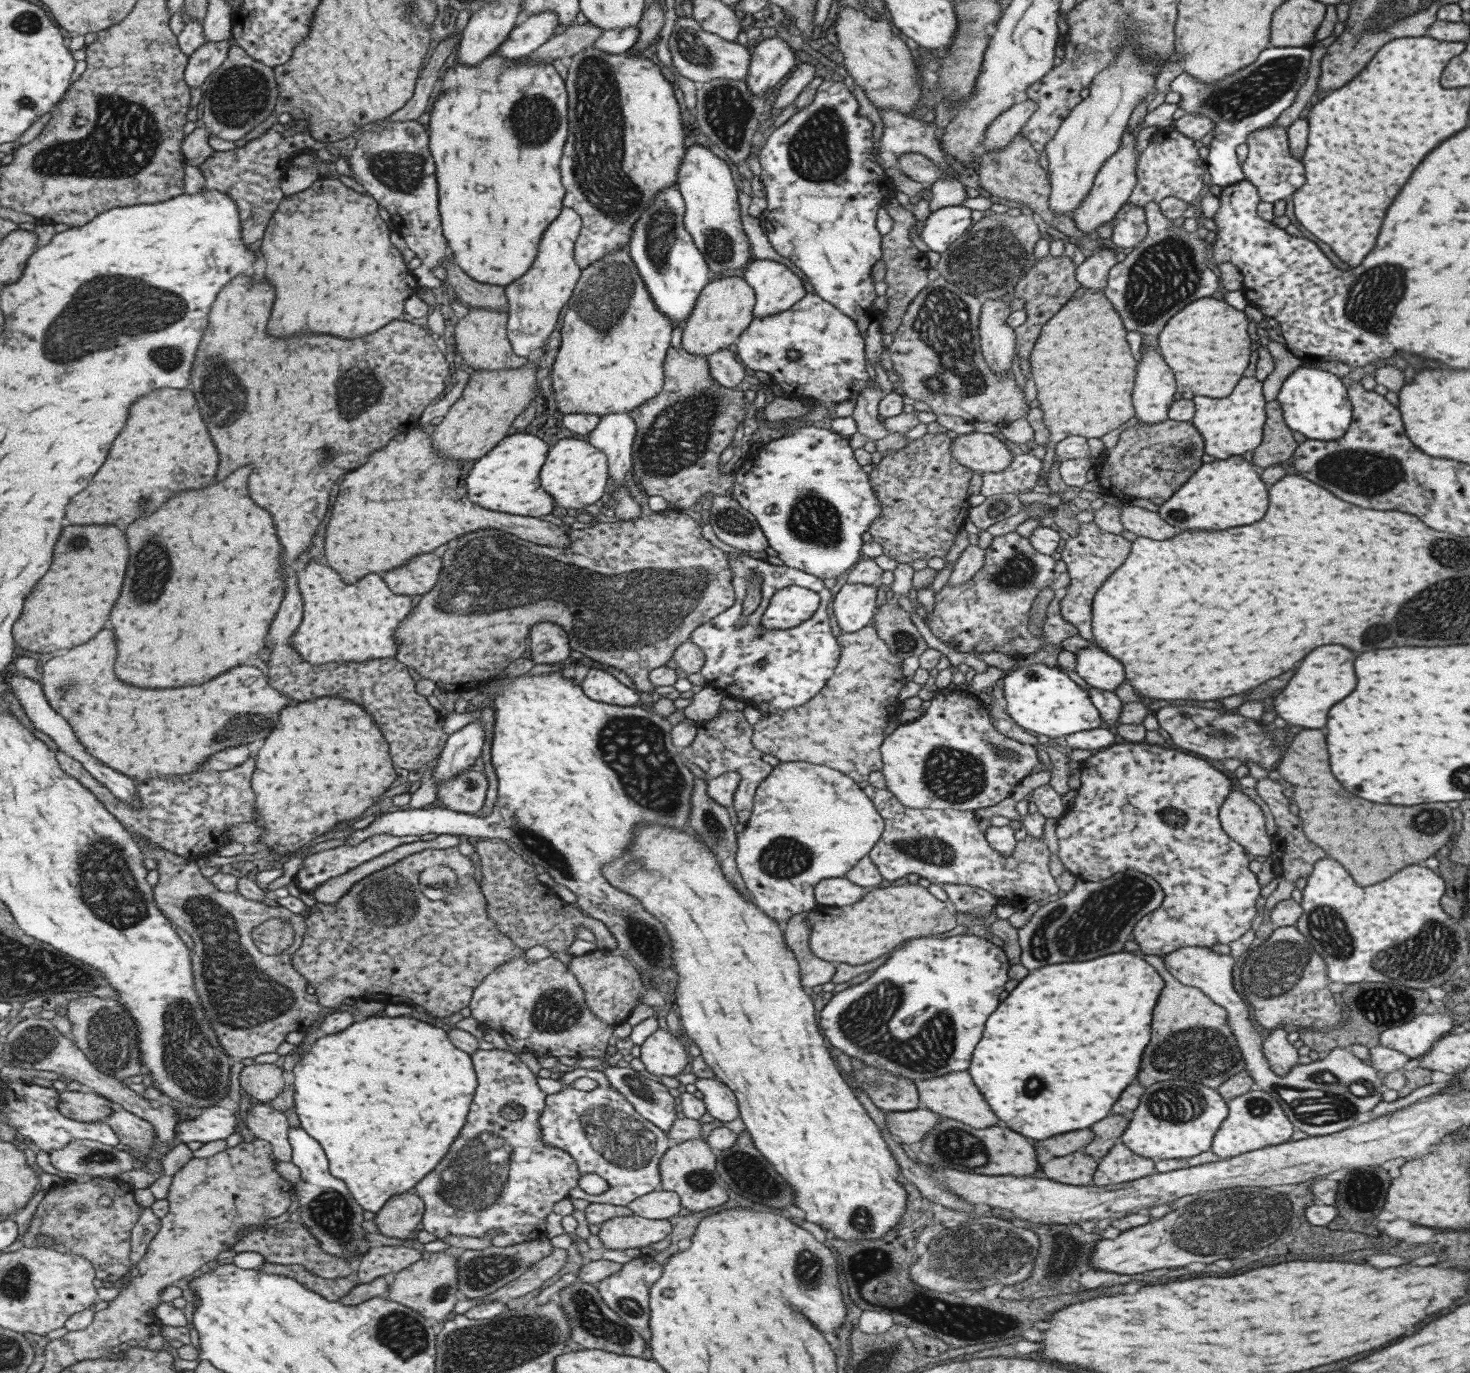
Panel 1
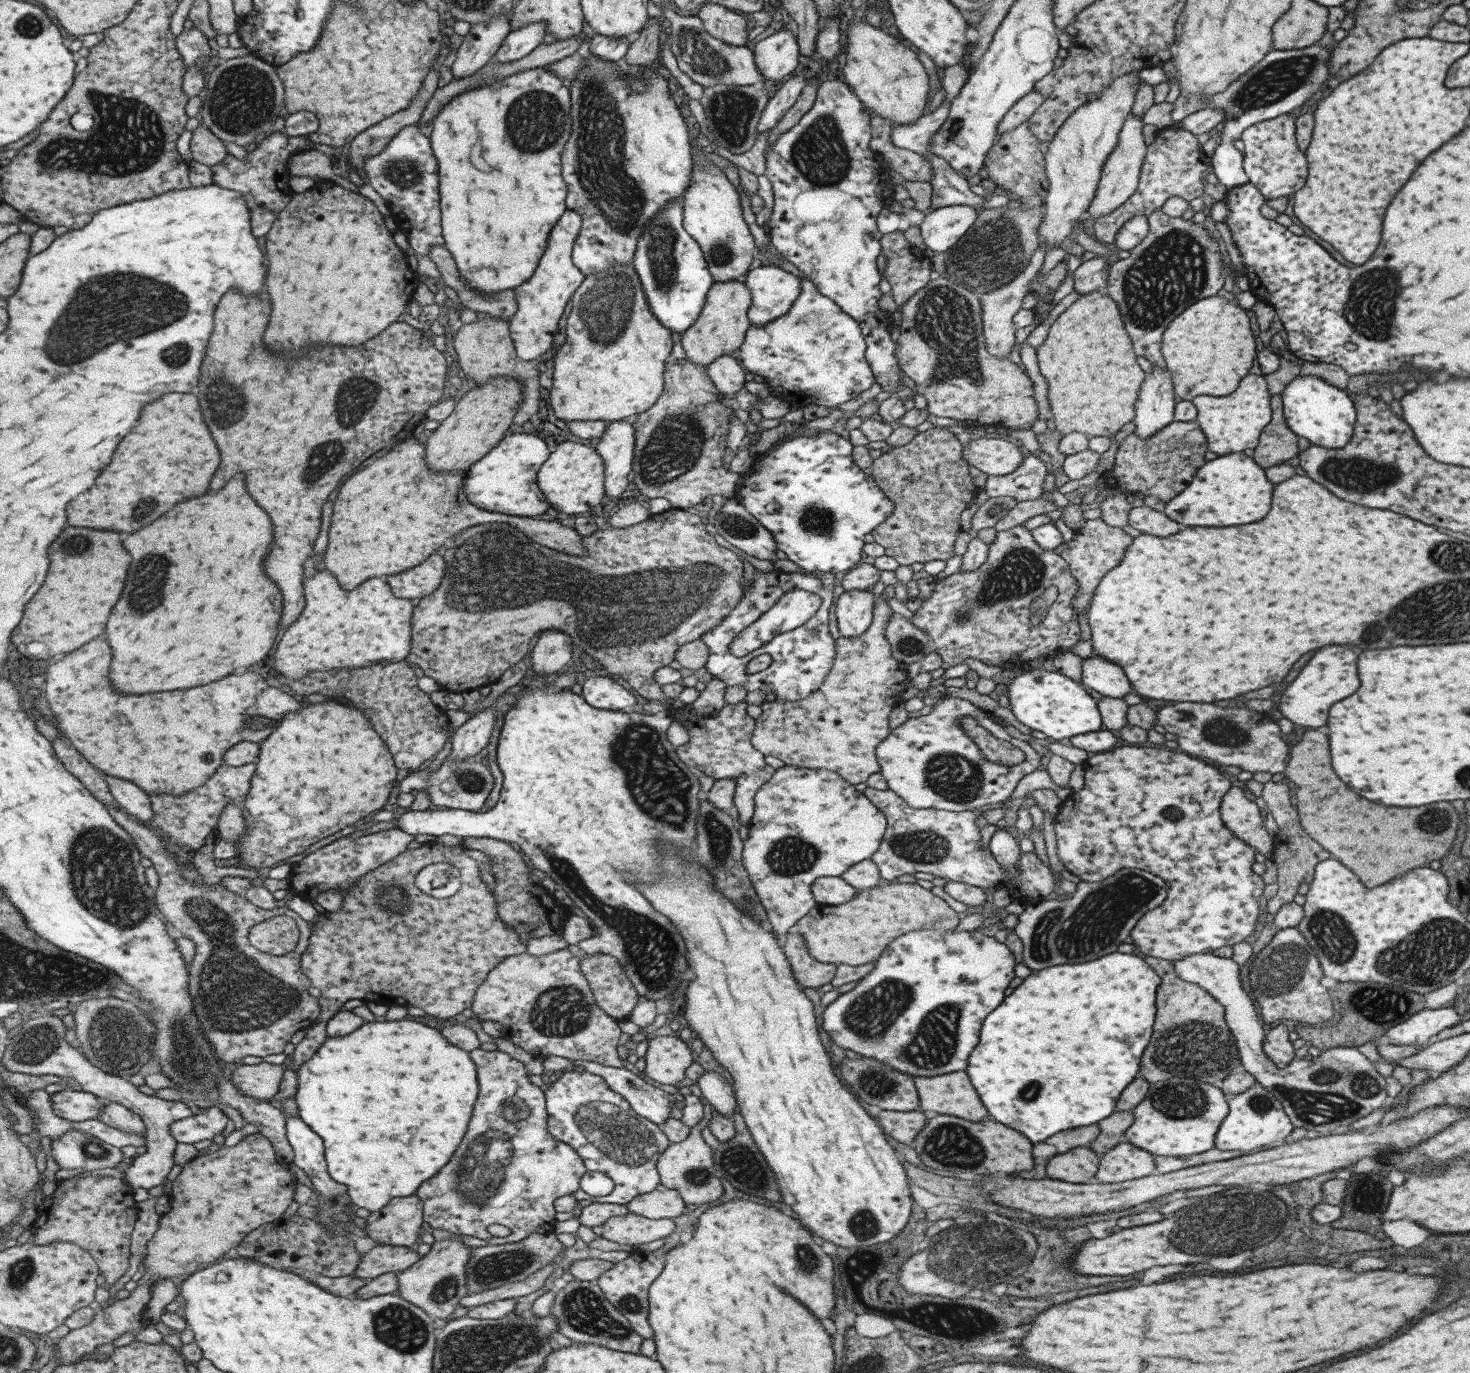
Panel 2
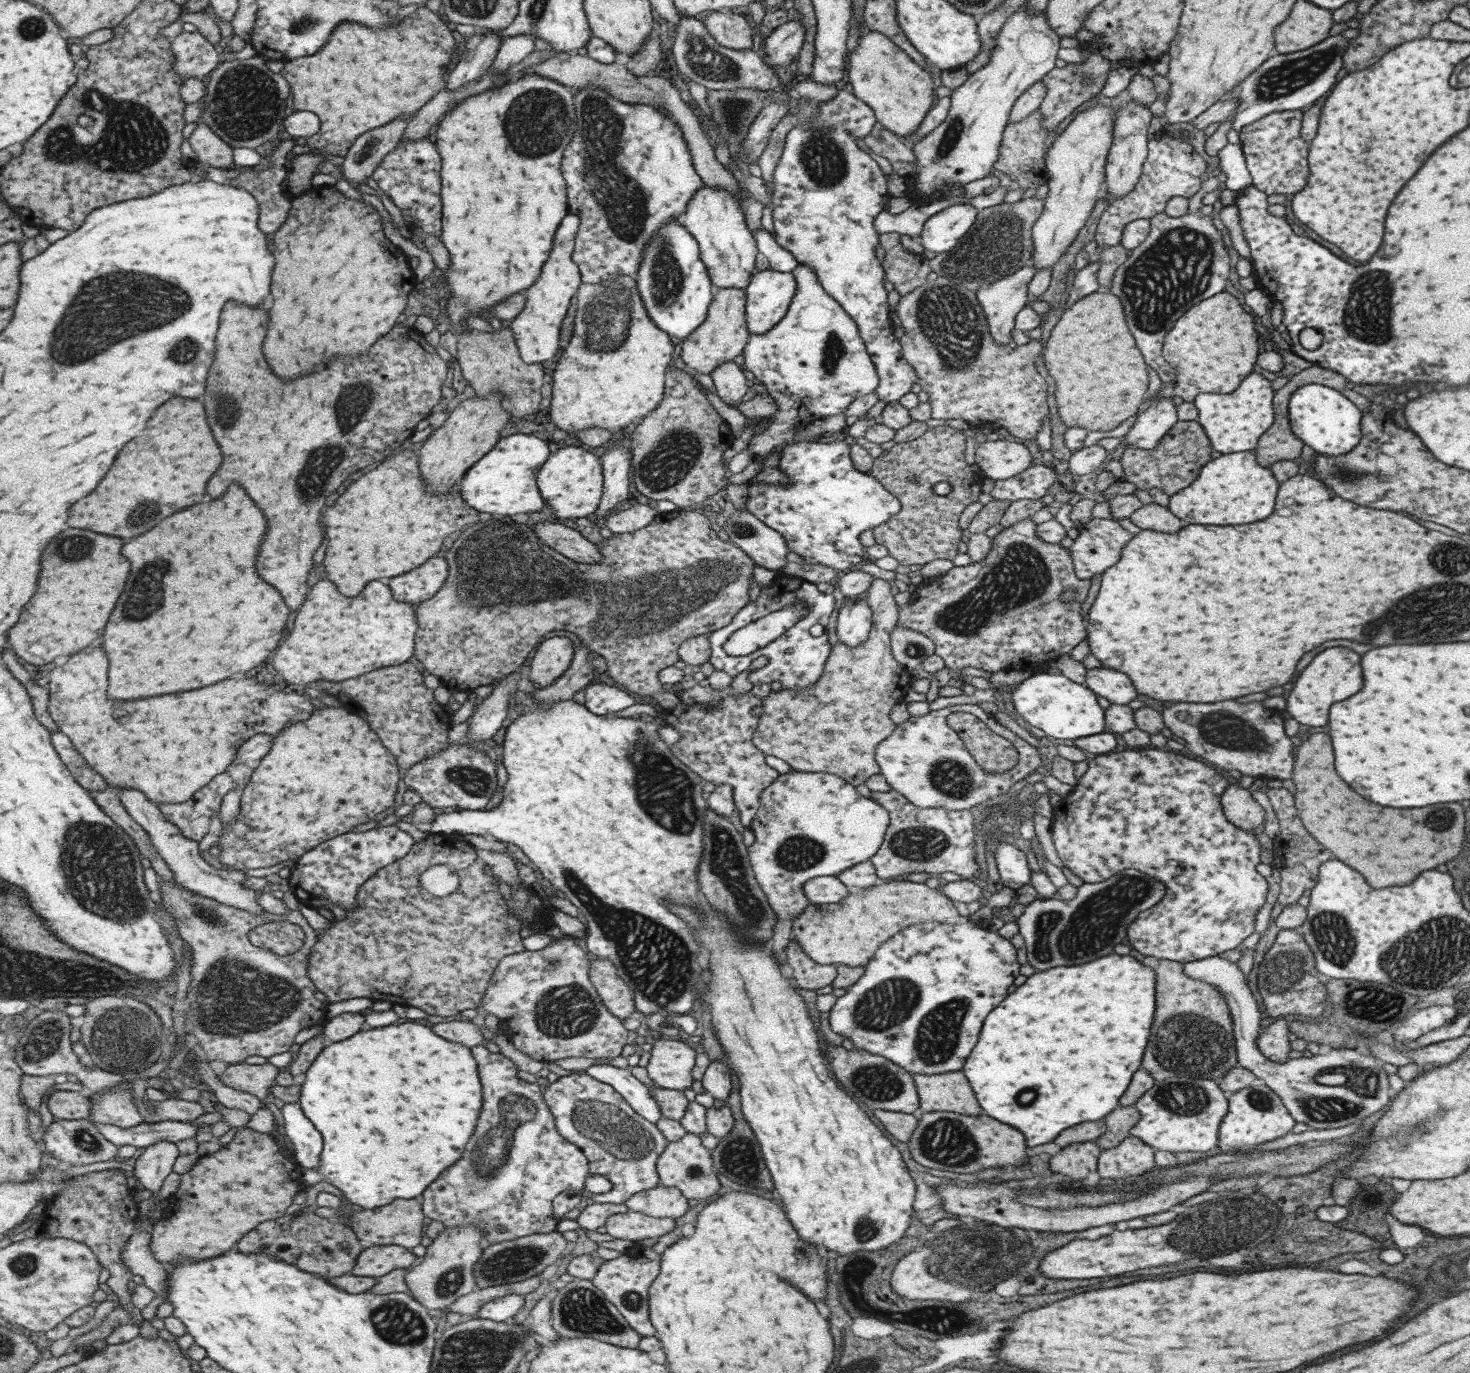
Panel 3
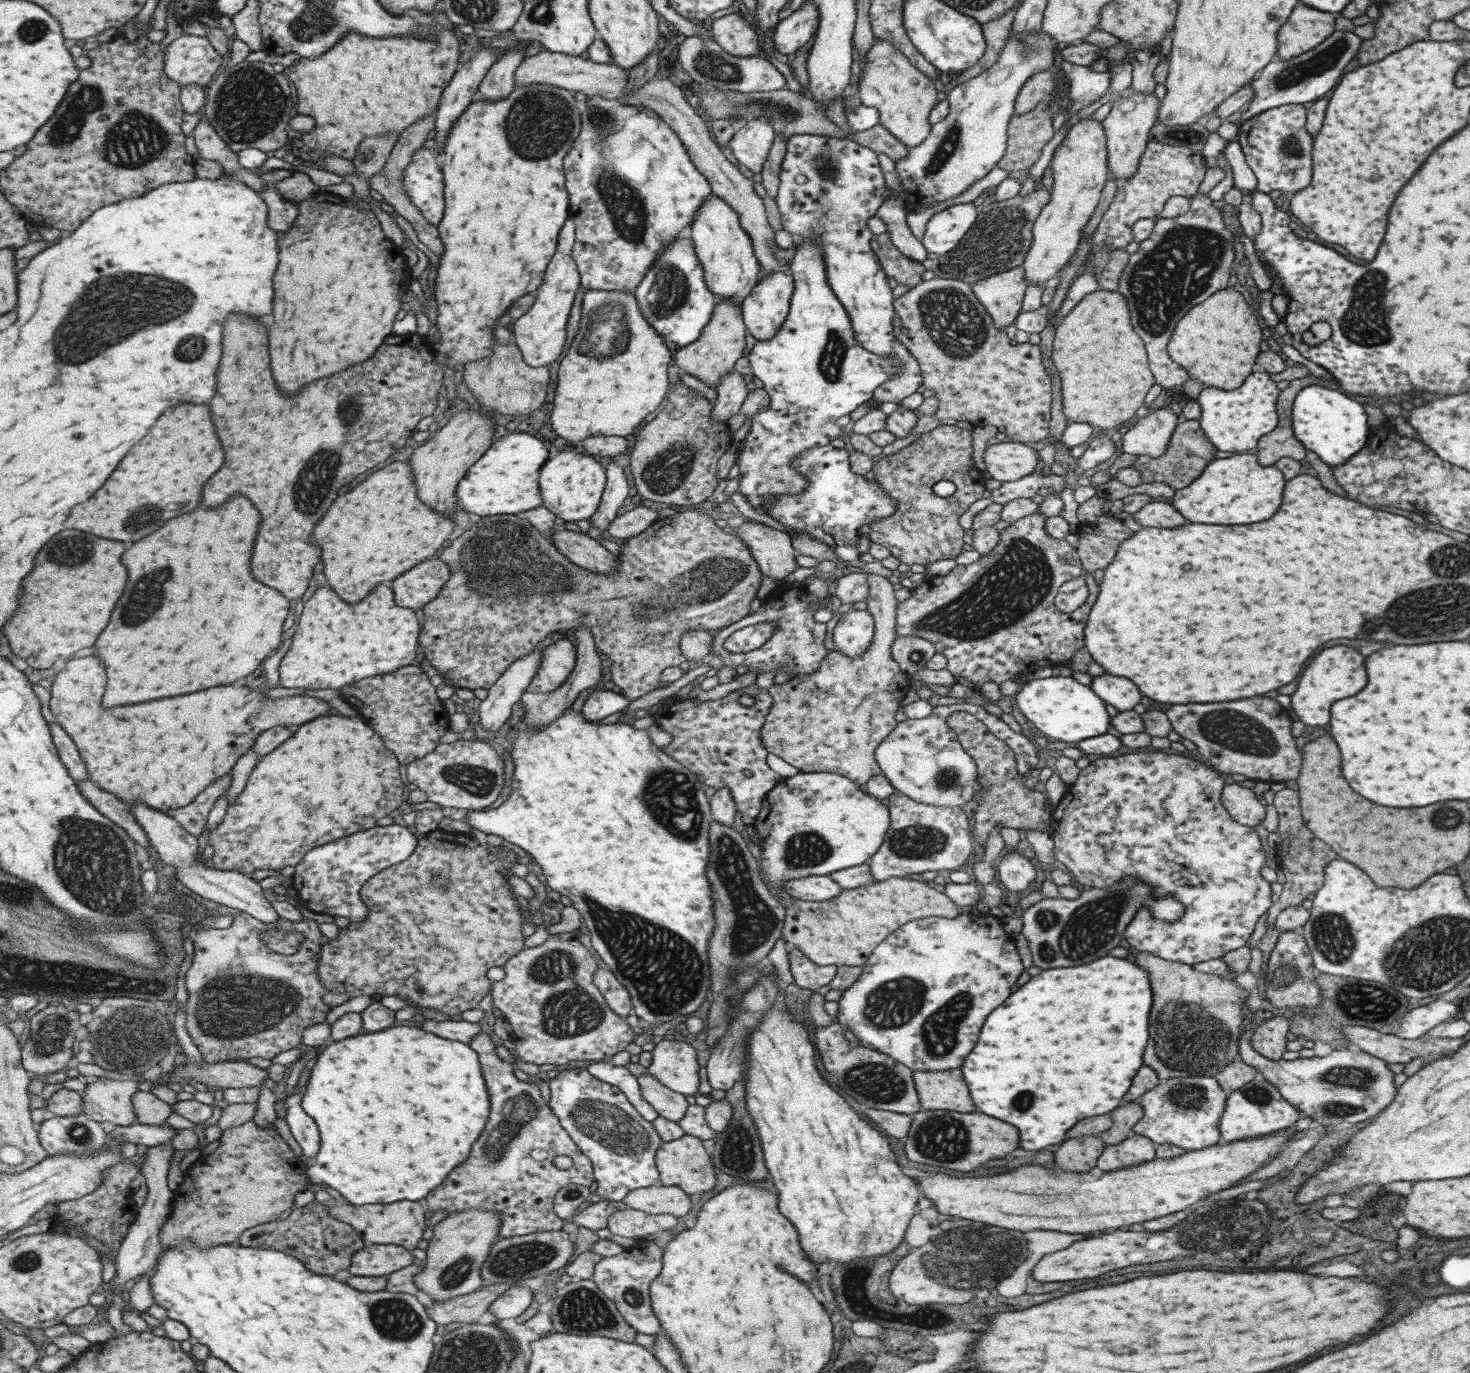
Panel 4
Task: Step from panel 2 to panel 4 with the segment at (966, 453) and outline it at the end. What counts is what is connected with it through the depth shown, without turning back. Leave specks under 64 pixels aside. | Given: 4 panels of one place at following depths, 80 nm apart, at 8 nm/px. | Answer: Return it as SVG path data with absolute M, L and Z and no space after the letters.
M1019 441L991 444L983 452L985 475L1001 483L1011 482L1035 470L1038 452Z

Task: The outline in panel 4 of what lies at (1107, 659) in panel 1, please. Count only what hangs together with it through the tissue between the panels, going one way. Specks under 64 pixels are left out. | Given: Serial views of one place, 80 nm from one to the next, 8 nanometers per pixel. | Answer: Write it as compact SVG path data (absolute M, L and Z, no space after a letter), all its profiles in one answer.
M1103 673L1100 676L1092 676L1088 687L1102 701L1118 711L1131 710L1141 700L1141 694L1137 692L1135 684L1131 684L1123 676L1109 676Z

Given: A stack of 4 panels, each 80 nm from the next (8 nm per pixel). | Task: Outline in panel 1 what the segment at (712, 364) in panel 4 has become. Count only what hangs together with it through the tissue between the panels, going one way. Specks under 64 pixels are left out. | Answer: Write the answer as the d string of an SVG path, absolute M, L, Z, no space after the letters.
M742 274L719 276L710 280L695 299L691 316L681 332L680 347L689 354L706 357L711 353L733 347L739 334L751 323L751 308L755 303L753 289L745 282Z

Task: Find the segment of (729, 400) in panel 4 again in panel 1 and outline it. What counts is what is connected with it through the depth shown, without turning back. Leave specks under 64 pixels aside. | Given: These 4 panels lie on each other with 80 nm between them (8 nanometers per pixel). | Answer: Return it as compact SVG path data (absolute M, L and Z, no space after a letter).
M731 348L711 353L706 359L710 376L725 388L733 389L748 373L738 362Z

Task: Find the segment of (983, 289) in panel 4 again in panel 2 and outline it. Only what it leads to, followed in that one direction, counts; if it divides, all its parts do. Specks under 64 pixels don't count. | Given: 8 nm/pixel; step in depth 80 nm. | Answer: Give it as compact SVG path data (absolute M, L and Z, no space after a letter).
M1039 243L1032 252L1028 265L1007 284L1002 284L999 288L979 295L981 307L981 321L983 324L983 337L985 338L985 349L989 355L995 358L1006 358L1008 355L1014 355L1014 326L1011 323L1017 310L1021 308L1023 296L1028 293L1029 281L1036 275L1043 262L1045 254L1044 246Z

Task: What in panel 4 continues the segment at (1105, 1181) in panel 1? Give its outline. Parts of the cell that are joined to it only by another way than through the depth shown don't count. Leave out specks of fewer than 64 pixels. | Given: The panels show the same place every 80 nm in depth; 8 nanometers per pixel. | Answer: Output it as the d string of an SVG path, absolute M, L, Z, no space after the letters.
M1131 1133L1117 1144L1105 1145L1097 1157L1097 1168L1107 1172L1149 1161L1154 1158L1154 1145L1148 1138Z

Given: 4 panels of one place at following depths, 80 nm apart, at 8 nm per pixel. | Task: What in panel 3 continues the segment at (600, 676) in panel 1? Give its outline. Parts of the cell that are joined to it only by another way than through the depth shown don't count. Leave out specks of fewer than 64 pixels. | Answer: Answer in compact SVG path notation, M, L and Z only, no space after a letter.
M597 679L584 686L584 698L585 708L596 715L611 715L623 708L629 708L635 702L631 694L615 686L600 683Z

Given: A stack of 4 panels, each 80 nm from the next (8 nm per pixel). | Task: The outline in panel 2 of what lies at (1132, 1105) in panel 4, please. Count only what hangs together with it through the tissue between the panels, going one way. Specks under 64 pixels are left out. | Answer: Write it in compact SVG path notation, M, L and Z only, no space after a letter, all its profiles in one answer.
M1121 1111L1107 1116L1107 1120L1103 1118L1103 1122L1097 1122L1099 1132L1090 1149L1098 1156L1103 1155L1116 1144L1125 1142L1125 1129L1133 1122L1131 1111Z

